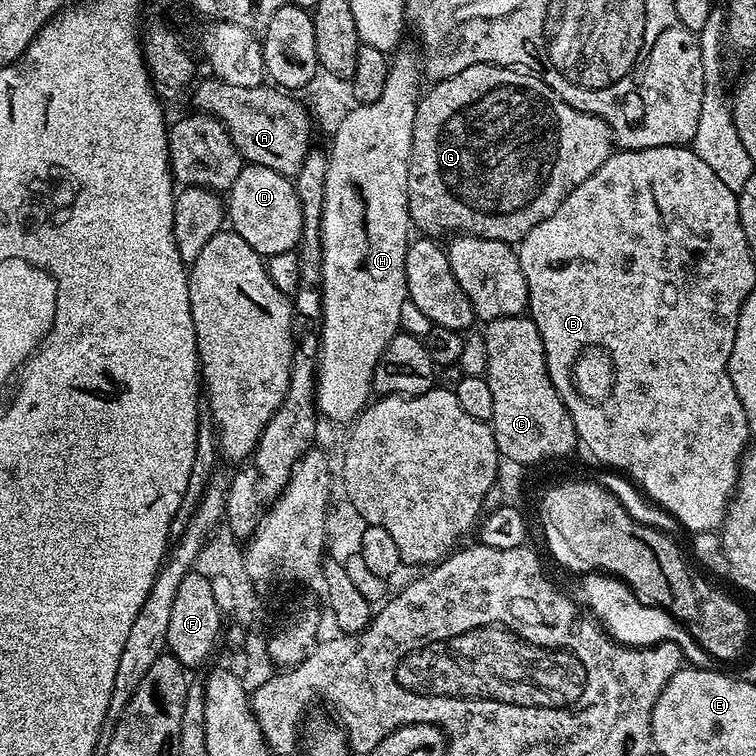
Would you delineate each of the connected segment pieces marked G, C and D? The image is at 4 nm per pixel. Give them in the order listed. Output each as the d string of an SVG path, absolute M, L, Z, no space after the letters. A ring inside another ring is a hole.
M468 64L466 70L462 70L458 74L454 74L449 80L441 80L431 85L432 89L425 91L421 95L420 102L416 106L414 114L414 134L412 135L412 157L408 163L408 218L413 229L416 228L417 233L423 234L428 238L440 238L443 232L452 232L448 234L463 234L466 236L485 236L488 240L500 240L503 244L513 246L519 245L526 234L530 234L530 230L534 230L534 226L538 226L538 222L546 222L546 218L550 218L550 214L554 214L554 210L558 210L558 206L562 206L564 199L570 194L570 190L574 190L578 186L582 186L582 182L586 182L586 178L590 178L590 174L594 174L594 170L598 170L606 162L606 158L611 156L614 151L614 137L612 129L608 127L605 120L592 116L589 112L579 112L574 110L562 98L558 98L554 94L554 90L550 90L550 86L546 86L546 82L542 82L539 76L532 75L531 72L525 72L519 68L501 68L499 64Z
M531 315L499 316L497 320L487 321L482 333L486 346L484 376L490 386L490 395L494 398L494 414L490 427L499 455L513 459L523 466L540 464L543 460L560 460L563 456L570 455L578 448L576 427L550 378L542 346L542 334L538 334L538 326Z
M245 163L244 169L240 171L238 178L234 178L232 187L226 193L226 220L231 231L246 238L246 242L250 242L250 246L259 256L267 258L293 251L299 245L302 234L302 206L298 202L295 183L266 166Z

